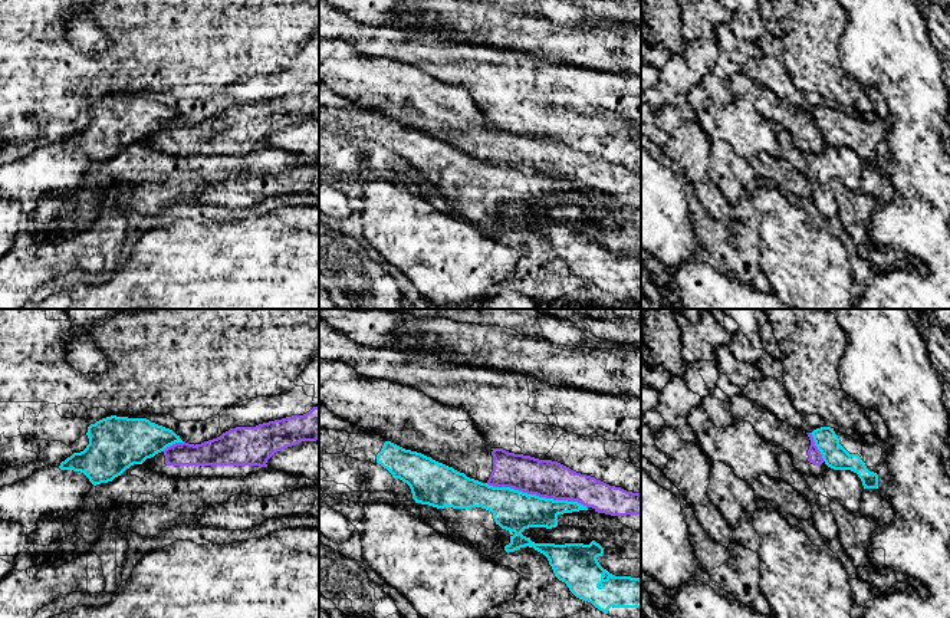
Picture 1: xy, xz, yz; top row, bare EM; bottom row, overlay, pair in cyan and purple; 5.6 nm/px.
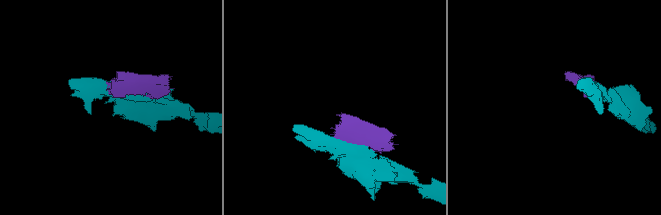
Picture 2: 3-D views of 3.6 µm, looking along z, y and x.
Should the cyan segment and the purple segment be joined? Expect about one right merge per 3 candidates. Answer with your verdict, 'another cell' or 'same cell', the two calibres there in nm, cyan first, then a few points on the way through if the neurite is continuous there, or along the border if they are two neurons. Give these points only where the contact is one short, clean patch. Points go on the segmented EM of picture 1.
another cell; calibres 220 and 220 nm

